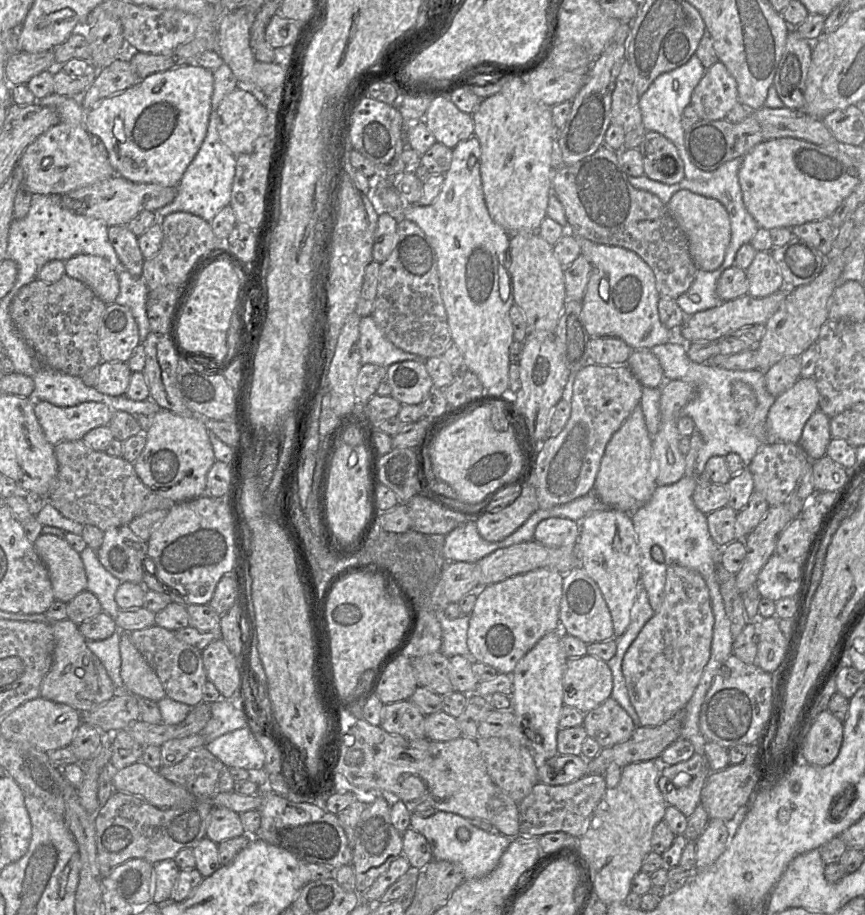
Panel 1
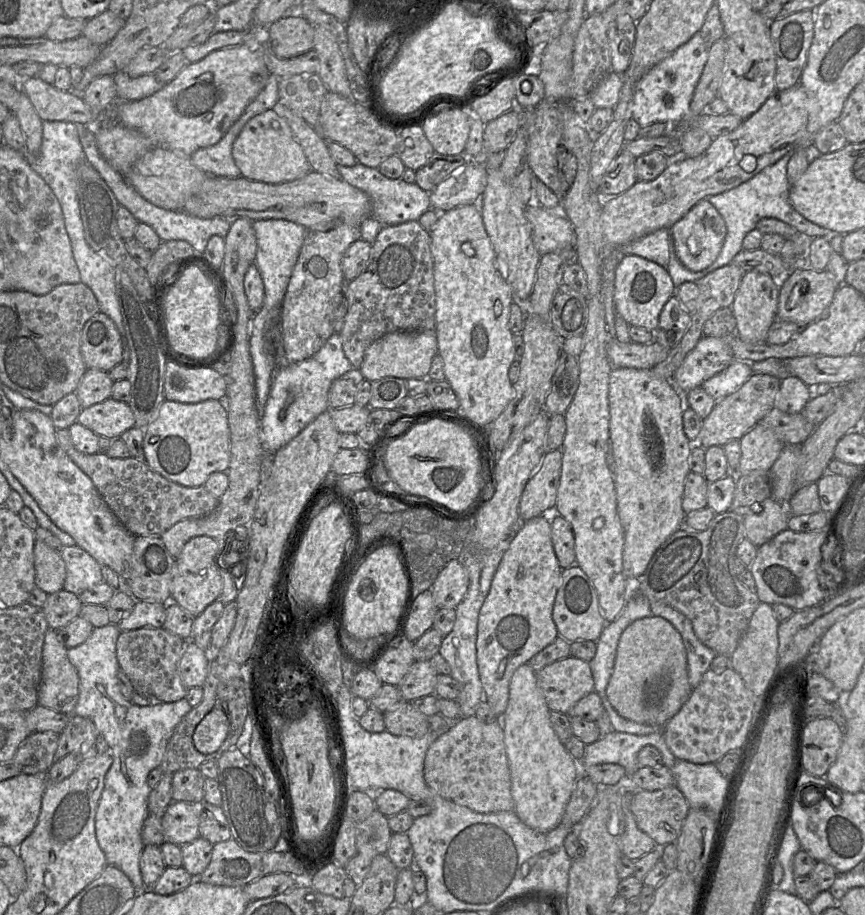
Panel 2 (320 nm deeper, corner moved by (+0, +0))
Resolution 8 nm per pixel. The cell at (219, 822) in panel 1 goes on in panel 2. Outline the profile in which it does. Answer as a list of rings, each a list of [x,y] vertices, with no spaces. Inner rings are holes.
[[[172,802],[161,818],[165,842],[185,845],[199,838],[199,814],[200,804]]]

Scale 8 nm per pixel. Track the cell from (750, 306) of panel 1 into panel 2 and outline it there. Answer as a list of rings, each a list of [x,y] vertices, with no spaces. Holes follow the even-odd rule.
[[[810,267],[791,269],[779,282],[776,319],[793,322],[800,328],[804,328],[814,322],[827,310],[840,286],[833,275],[826,269],[817,271]]]

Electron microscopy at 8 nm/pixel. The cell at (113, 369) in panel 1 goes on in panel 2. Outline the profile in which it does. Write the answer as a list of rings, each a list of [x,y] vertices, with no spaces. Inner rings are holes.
[[[87,369],[75,391],[82,409],[111,398],[113,383],[108,372]]]

